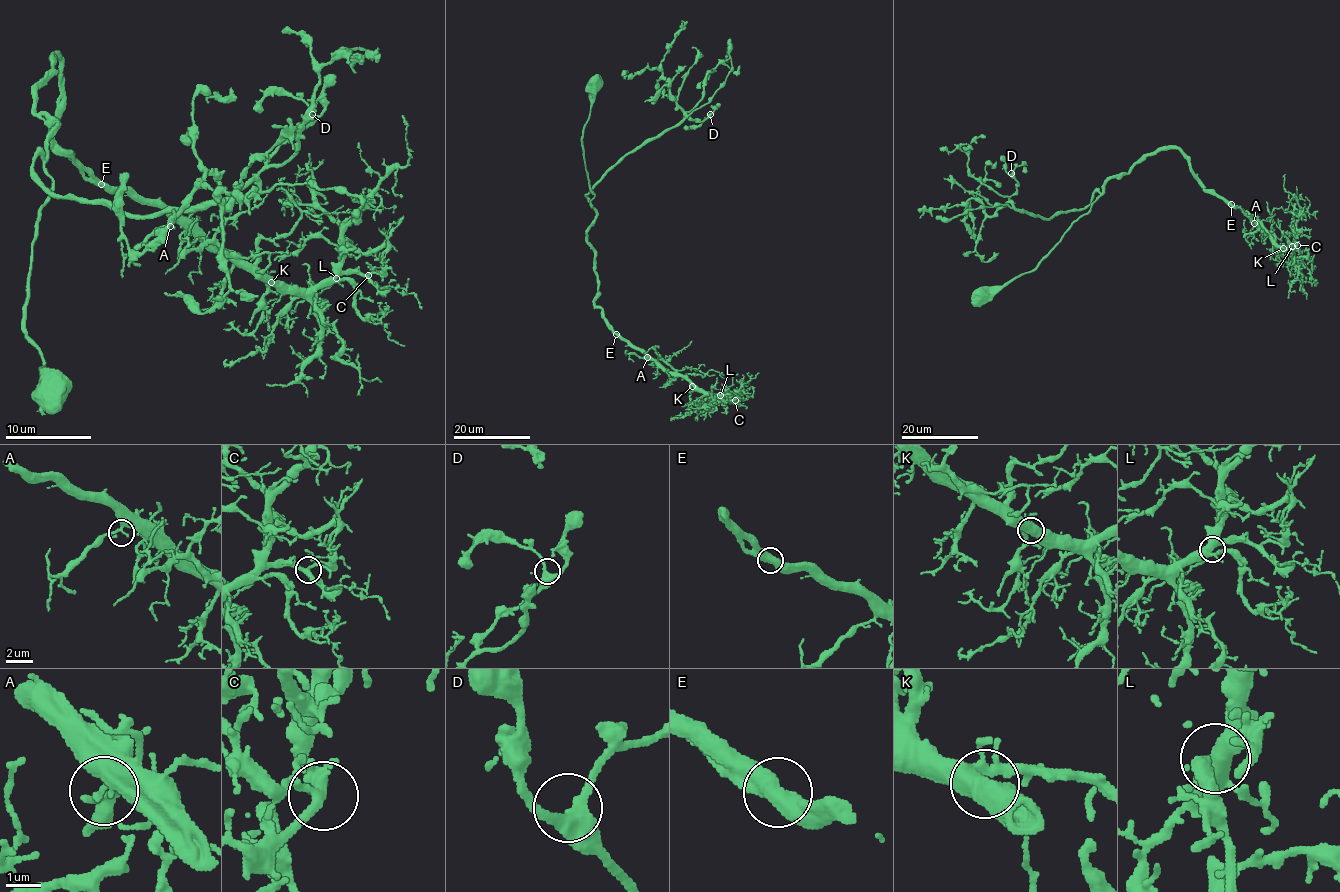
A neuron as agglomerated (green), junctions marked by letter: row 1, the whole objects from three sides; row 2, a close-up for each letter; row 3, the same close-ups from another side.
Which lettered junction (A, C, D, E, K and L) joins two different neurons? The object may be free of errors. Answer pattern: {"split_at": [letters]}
{"split_at": []}

